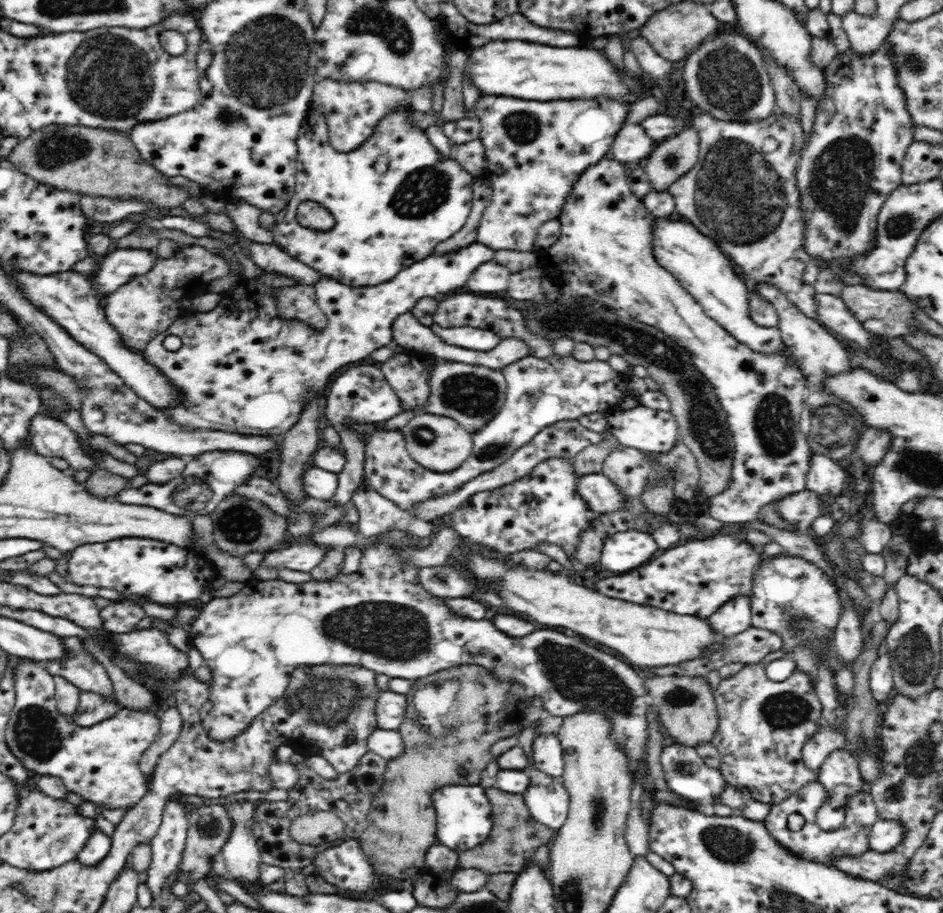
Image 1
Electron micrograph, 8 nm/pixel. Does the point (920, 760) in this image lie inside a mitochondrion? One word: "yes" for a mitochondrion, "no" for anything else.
yes

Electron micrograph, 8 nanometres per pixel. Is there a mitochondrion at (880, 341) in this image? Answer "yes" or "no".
no

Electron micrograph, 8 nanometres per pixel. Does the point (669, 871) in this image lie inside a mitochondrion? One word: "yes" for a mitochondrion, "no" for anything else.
no

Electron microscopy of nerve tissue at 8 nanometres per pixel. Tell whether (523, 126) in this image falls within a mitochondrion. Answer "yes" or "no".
yes

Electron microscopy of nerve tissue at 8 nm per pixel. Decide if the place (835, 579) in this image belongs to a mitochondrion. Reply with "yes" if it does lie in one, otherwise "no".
no

